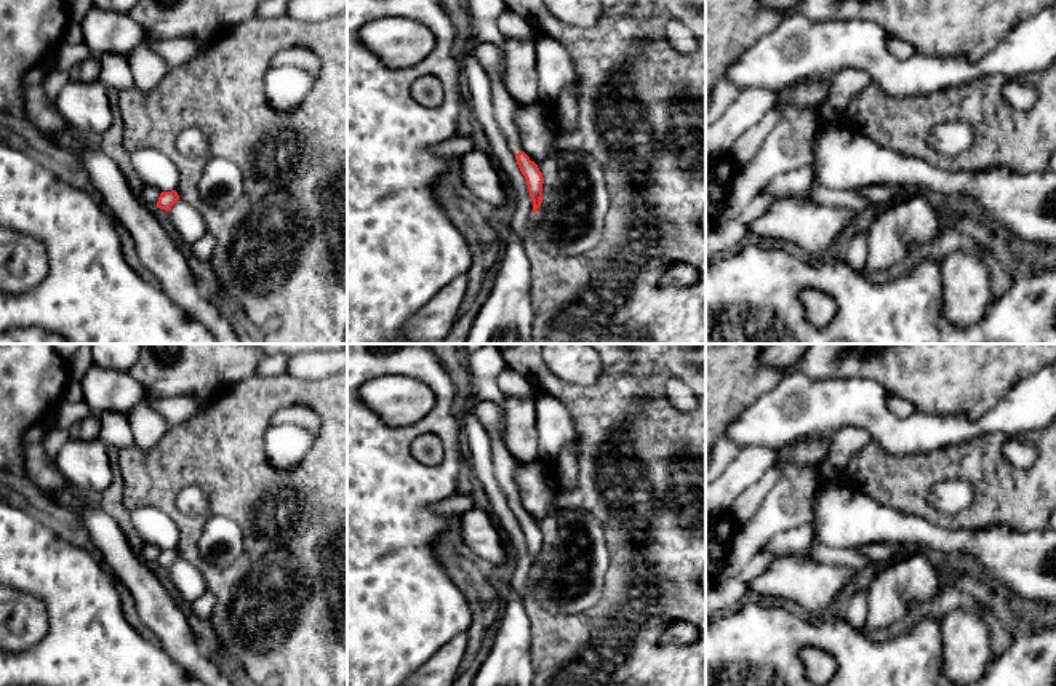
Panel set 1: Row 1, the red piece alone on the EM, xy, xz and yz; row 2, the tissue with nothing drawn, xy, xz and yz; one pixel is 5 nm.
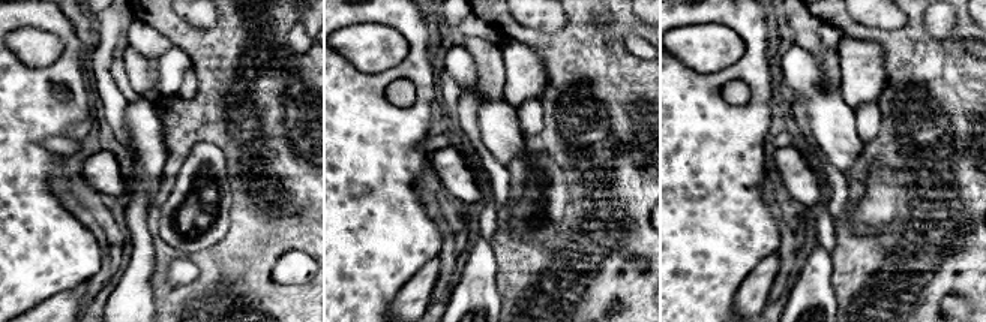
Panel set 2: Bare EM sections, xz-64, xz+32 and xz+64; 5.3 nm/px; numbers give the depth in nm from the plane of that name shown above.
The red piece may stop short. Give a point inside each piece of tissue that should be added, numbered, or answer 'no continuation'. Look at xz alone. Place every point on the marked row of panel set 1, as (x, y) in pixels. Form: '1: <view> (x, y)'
1: xz (504, 104)

